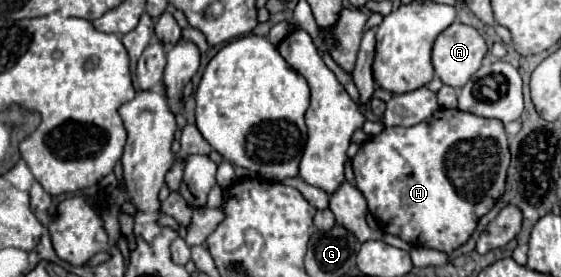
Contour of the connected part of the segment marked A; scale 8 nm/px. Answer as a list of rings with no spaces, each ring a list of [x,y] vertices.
[[[453,22],[433,44],[435,74],[443,84],[461,88],[481,68],[487,50],[483,36],[475,28]]]

